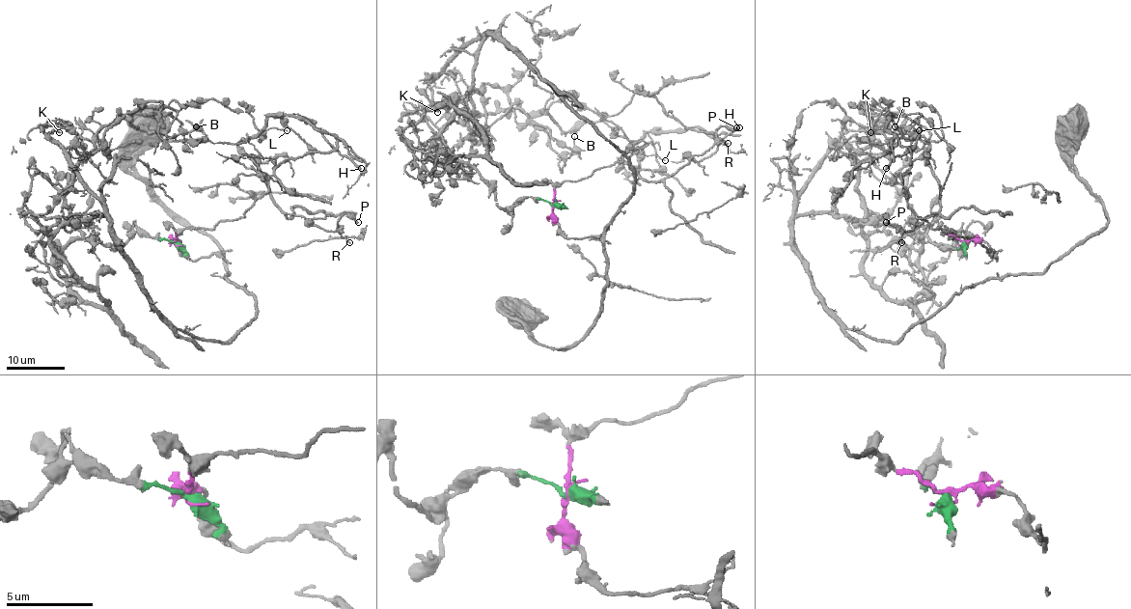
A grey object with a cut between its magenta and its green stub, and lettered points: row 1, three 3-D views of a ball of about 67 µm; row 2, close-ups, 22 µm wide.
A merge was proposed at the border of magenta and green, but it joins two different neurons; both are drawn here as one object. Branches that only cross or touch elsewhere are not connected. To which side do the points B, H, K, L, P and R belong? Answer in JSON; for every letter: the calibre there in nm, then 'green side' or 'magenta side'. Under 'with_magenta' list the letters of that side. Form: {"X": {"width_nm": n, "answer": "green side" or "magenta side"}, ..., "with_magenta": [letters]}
{"B": {"width_nm": 140, "answer": "green side"}, "H": {"width_nm": 360, "answer": "magenta side"}, "K": {"width_nm": 170, "answer": "green side"}, "L": {"width_nm": 90, "answer": "magenta side"}, "P": {"width_nm": 200, "answer": "magenta side"}, "R": {"width_nm": 140, "answer": "magenta side"}, "with_magenta": ["H", "L", "P", "R"]}

